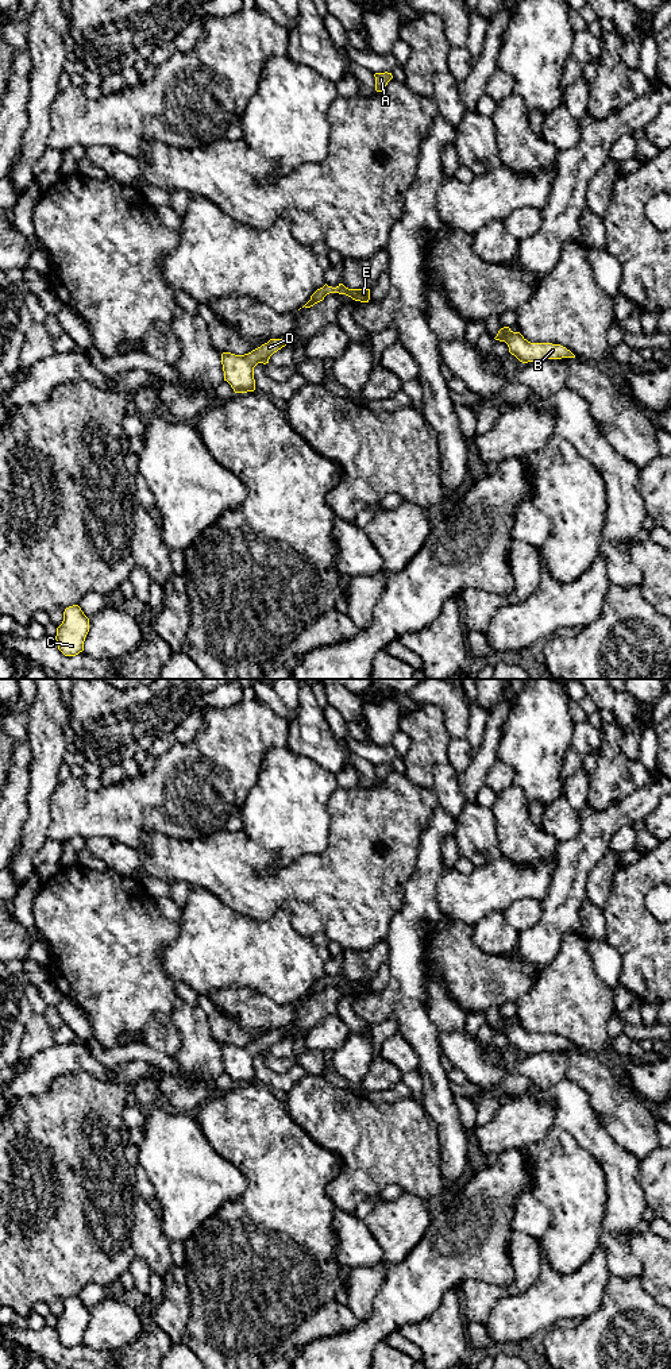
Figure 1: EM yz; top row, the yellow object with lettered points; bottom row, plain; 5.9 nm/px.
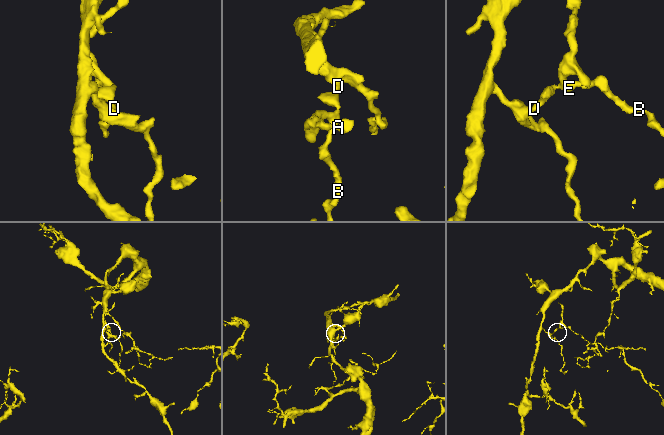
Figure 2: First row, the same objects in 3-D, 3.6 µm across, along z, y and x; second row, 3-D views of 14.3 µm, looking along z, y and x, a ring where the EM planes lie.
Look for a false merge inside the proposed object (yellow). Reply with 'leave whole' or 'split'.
leave whole

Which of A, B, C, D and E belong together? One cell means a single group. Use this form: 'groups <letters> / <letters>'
groups A B C D E

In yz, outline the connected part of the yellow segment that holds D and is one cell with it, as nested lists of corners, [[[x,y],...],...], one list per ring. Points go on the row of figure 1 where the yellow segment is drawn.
[[[270,339],[267,343],[244,355],[223,352],[224,381],[231,385],[235,393],[254,392],[254,367],[258,363],[269,363],[270,356],[286,344],[285,339]]]

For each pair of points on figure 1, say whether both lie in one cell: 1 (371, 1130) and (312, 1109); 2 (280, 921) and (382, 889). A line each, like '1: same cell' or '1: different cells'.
1: same cell
2: different cells

